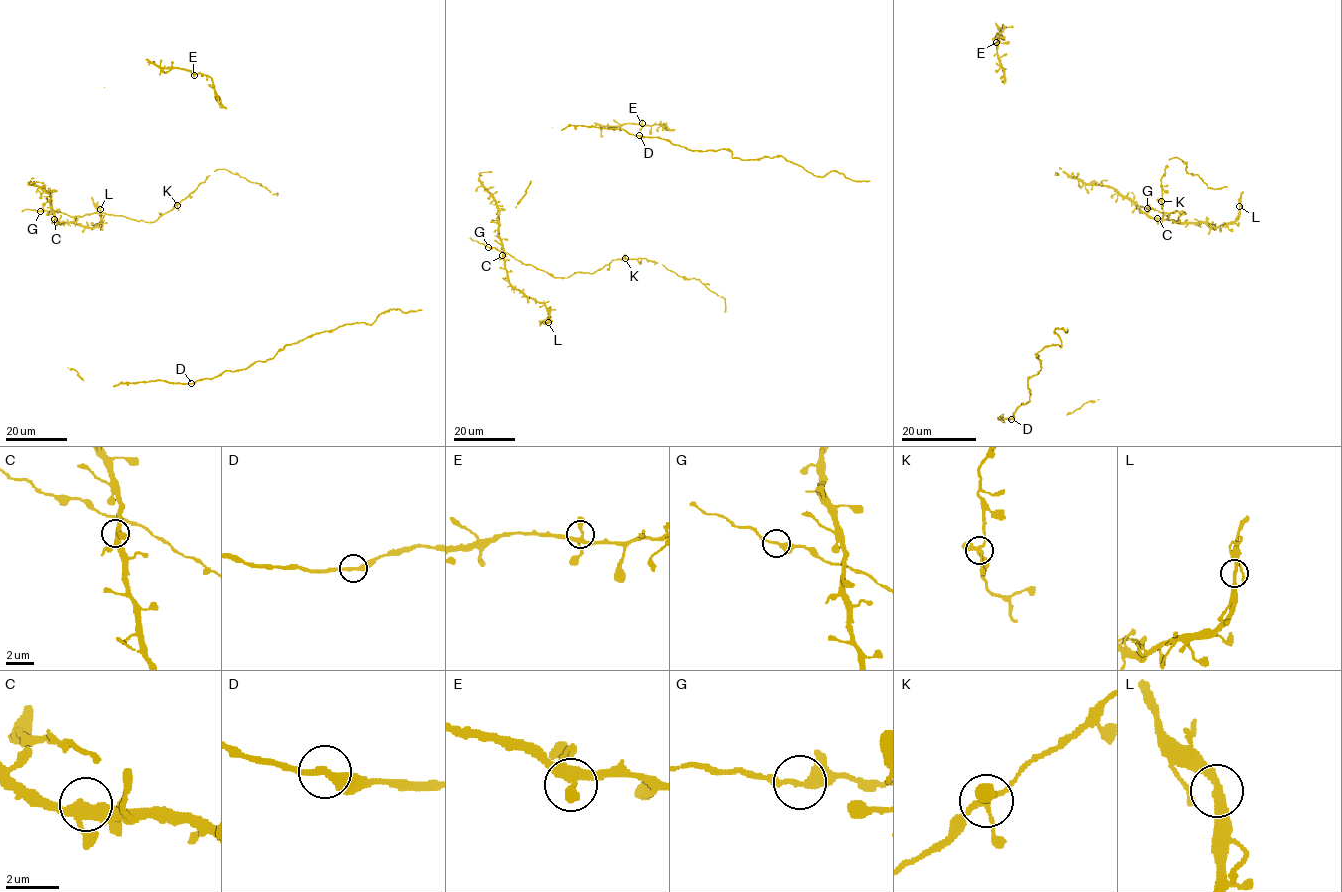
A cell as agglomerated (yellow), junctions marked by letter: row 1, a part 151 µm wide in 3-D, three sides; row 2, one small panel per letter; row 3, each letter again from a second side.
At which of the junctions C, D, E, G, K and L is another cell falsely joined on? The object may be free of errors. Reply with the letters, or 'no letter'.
no letter

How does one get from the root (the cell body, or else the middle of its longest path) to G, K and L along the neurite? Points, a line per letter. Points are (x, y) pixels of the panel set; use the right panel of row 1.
G: (1157, 224), (1147, 214), (1152, 208), (1147, 208)
K: (1157, 224), (1147, 214), (1152, 209), (1164, 215), (1176, 210), (1184, 213), (1174, 222), (1163, 211), (1161, 201)
L: (1157, 224), (1161, 219), (1170, 219), (1204, 222), (1215, 229), (1233, 222), (1238, 217), (1239, 206)

